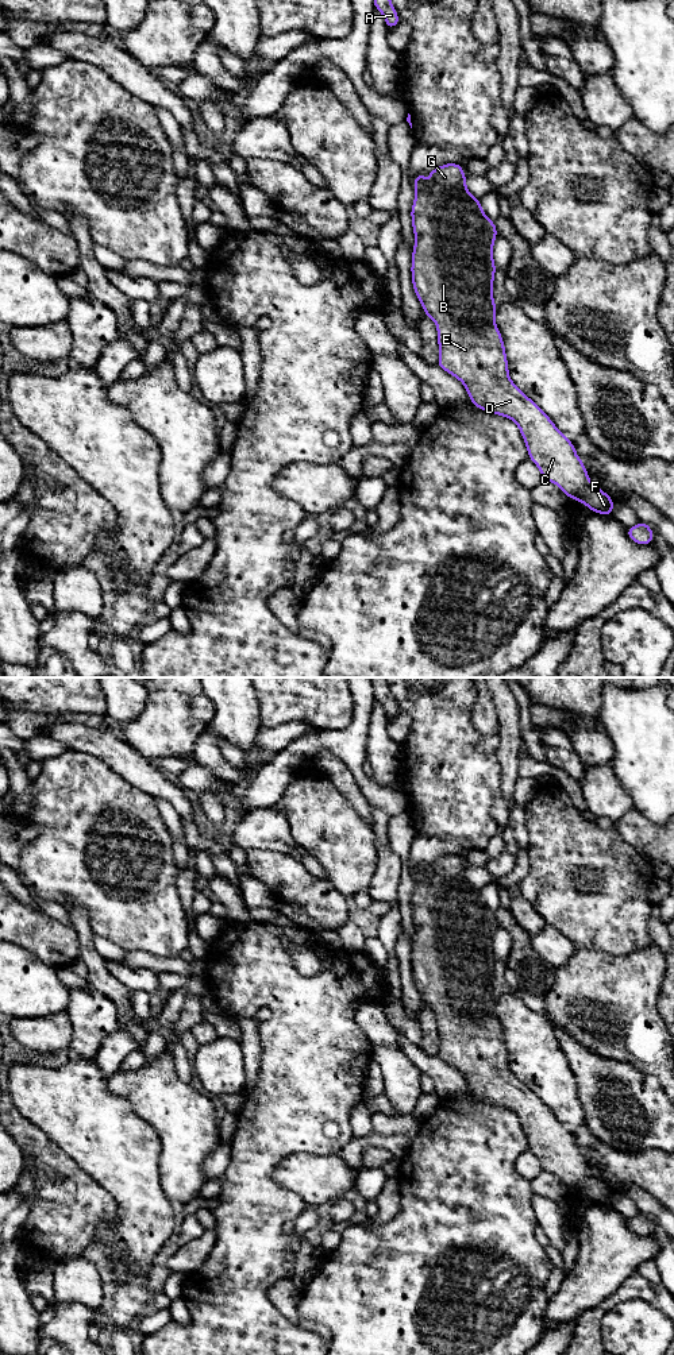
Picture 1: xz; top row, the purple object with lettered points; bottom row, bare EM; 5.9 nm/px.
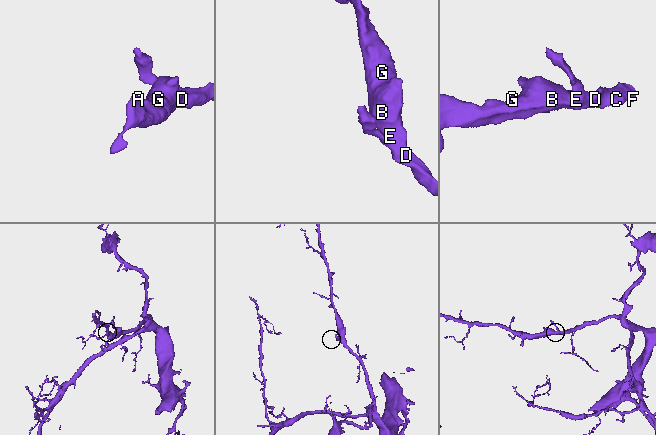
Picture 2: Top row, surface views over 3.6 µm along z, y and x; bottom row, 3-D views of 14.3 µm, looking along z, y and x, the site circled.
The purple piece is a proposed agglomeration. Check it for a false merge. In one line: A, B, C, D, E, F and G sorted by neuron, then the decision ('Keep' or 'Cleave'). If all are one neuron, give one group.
Groups: A B C D E F G. Keep

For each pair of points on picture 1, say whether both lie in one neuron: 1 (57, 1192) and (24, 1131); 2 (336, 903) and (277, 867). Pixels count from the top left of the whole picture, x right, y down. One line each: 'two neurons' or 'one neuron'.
1: one neuron
2: one neuron

